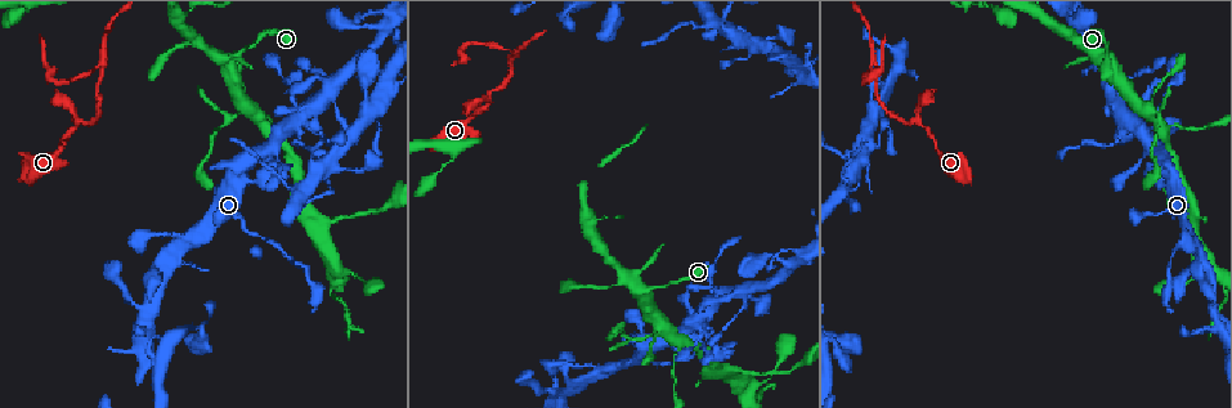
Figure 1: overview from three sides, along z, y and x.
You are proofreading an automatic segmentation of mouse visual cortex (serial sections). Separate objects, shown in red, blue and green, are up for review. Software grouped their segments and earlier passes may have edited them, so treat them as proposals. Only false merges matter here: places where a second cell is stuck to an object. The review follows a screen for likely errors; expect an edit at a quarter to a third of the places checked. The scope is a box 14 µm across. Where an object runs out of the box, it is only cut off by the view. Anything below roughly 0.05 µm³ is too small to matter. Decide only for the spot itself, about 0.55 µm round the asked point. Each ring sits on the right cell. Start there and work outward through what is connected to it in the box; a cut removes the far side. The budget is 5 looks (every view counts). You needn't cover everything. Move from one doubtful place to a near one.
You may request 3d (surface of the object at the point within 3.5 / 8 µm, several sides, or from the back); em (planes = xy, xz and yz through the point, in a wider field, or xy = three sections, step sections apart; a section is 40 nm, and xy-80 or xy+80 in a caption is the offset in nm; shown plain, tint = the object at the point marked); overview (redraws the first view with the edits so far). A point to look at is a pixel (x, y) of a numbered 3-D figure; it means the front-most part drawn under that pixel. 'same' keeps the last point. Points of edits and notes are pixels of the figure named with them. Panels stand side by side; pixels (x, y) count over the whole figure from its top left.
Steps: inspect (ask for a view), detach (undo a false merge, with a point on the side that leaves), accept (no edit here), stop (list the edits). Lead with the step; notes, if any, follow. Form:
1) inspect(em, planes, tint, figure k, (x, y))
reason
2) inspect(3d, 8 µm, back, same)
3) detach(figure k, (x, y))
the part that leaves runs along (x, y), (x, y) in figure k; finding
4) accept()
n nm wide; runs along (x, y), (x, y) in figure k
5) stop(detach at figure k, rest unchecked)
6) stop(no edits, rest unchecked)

inspect(3d, 3.5 µm, figure 1, (1158, 131))
thin neck

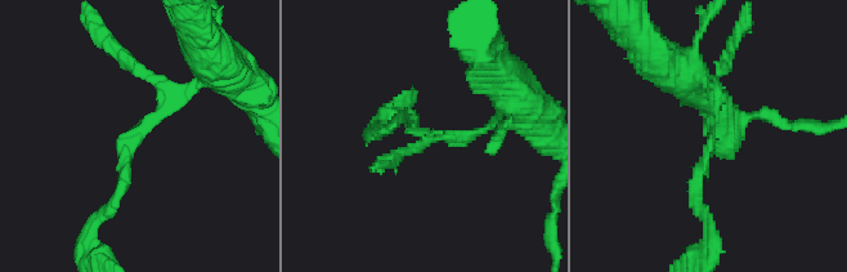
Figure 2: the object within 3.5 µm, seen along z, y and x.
inspect(em, xy, step 5, tint, figure 2, (431, 131))
arms of 150, 150 nm; now the EM

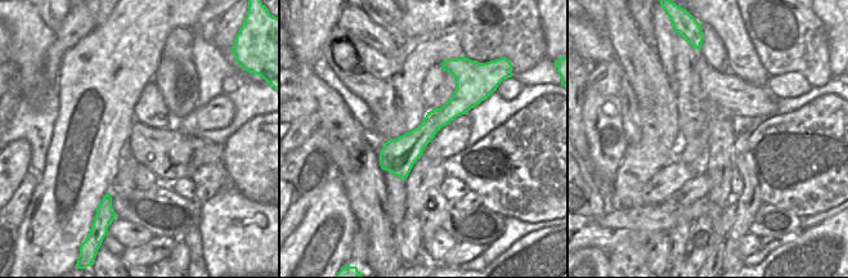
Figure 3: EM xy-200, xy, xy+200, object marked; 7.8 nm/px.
accept()
runs along (206, 83), (126, 150), (111, 209) in figure 2; continuous, no second cell

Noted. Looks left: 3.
inspect(3d, 3.5 µm, figure 1, (302, 216))
three-way junction

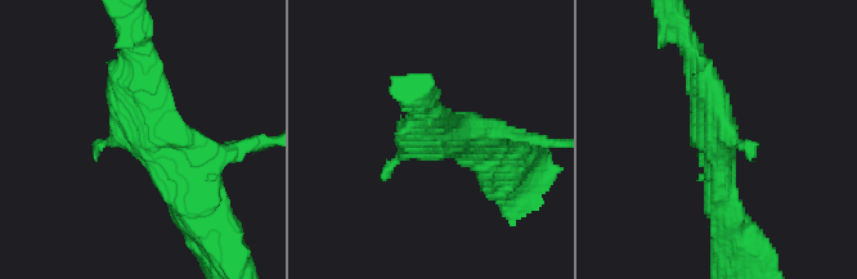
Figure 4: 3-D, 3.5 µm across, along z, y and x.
inspect(em, xy, step 1, tint, figure 4, (717, 136))
now the EM

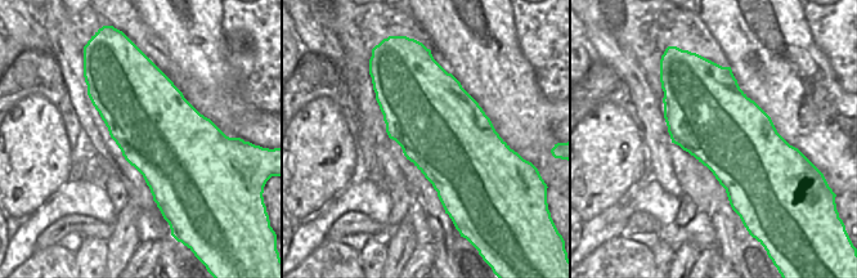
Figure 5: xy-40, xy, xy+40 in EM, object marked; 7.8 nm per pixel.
accept()
runs along (139, 58), (139, 113), (194, 212) in figure 4; continuous, no second cell

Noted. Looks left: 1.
stop(no edits, rest unchecked)

